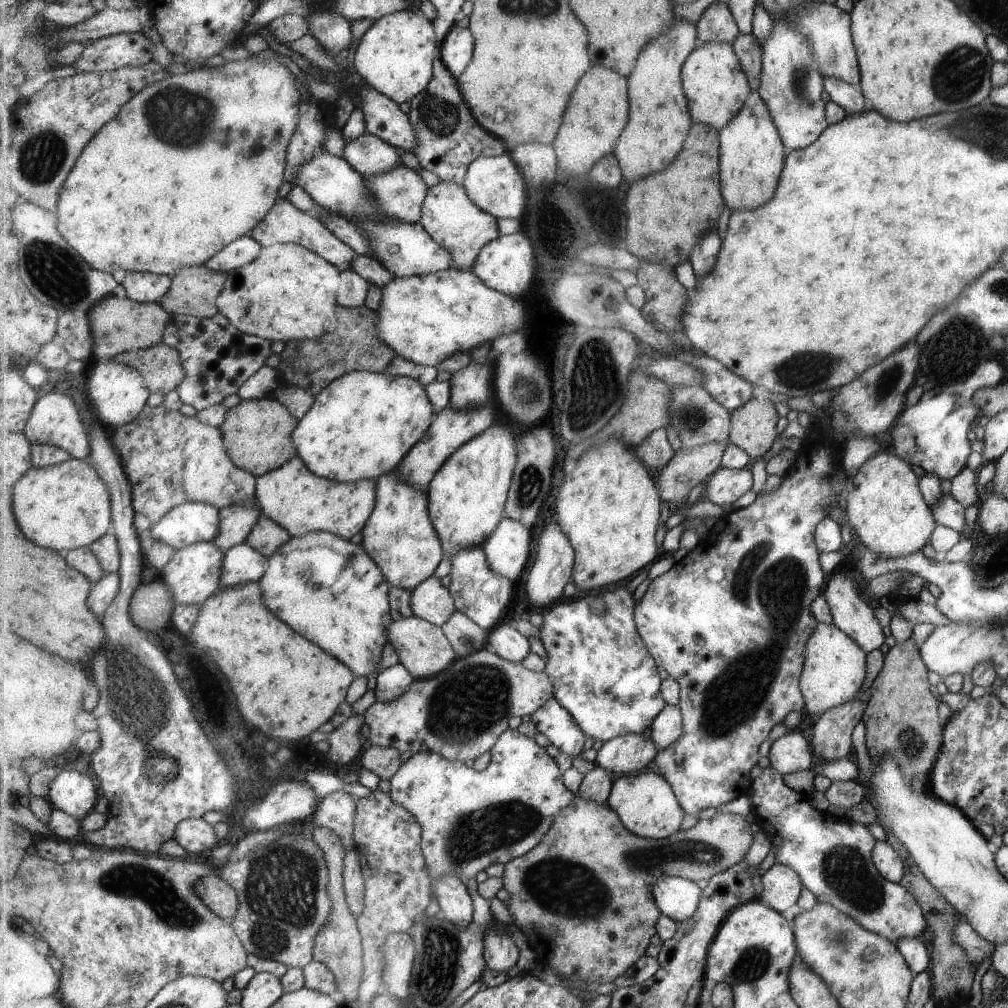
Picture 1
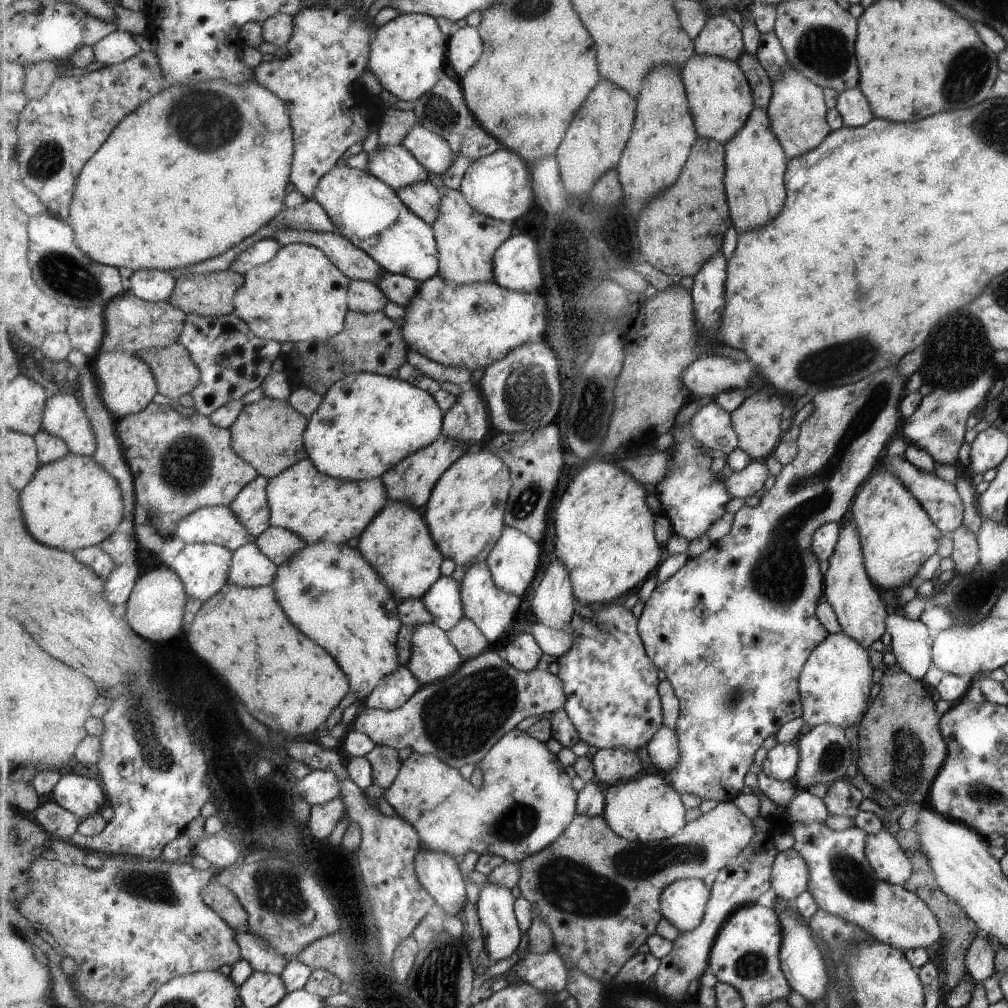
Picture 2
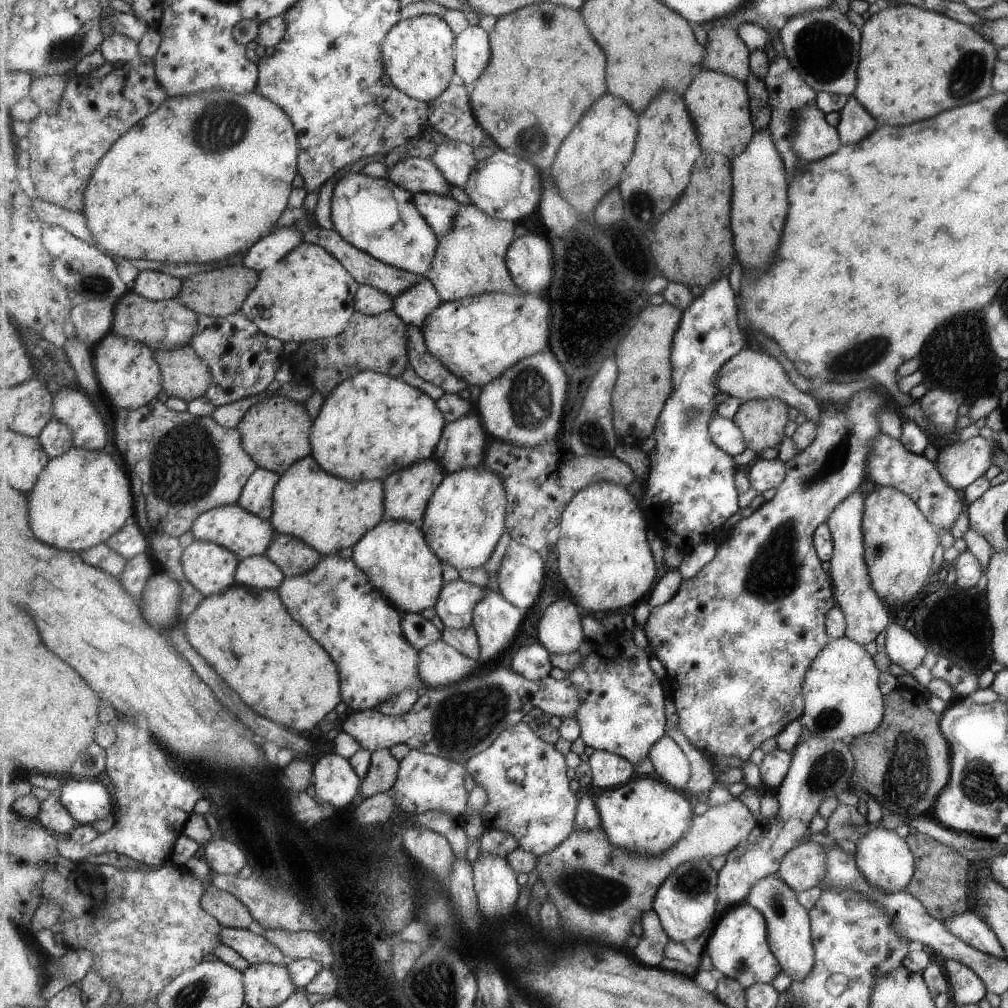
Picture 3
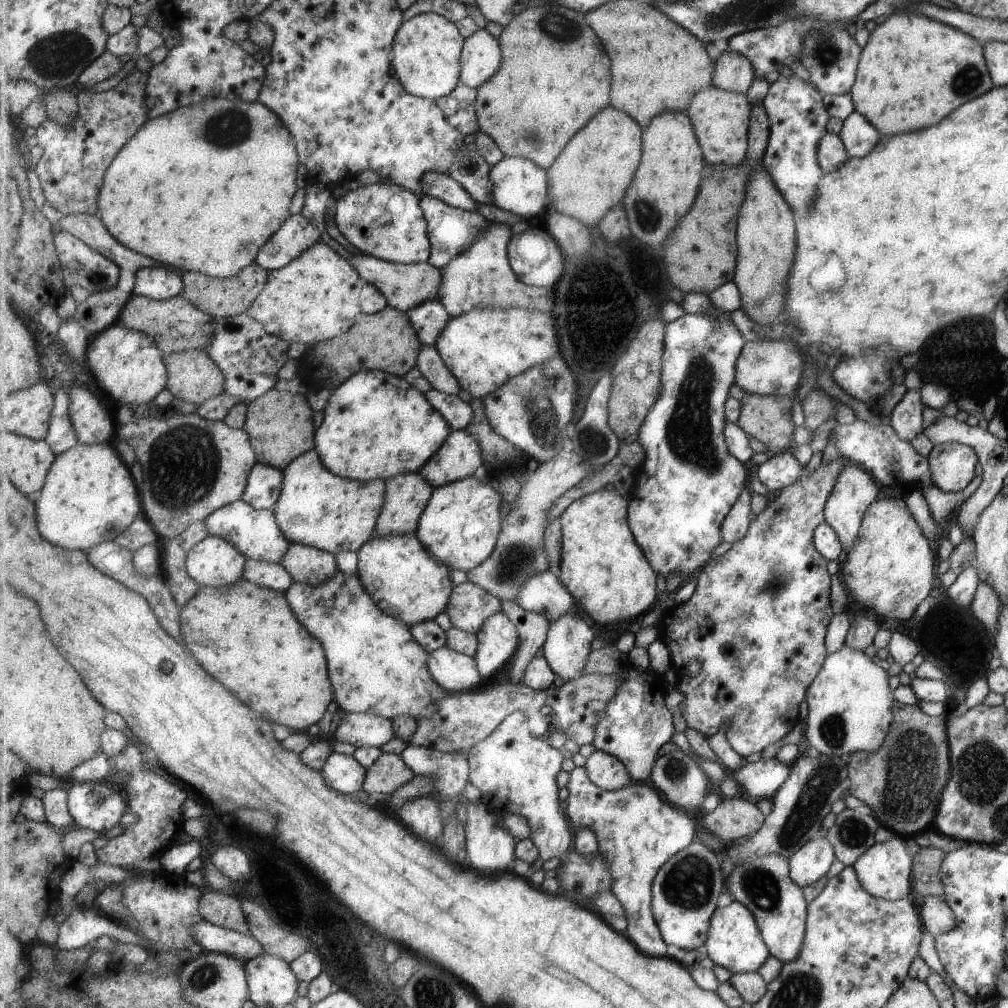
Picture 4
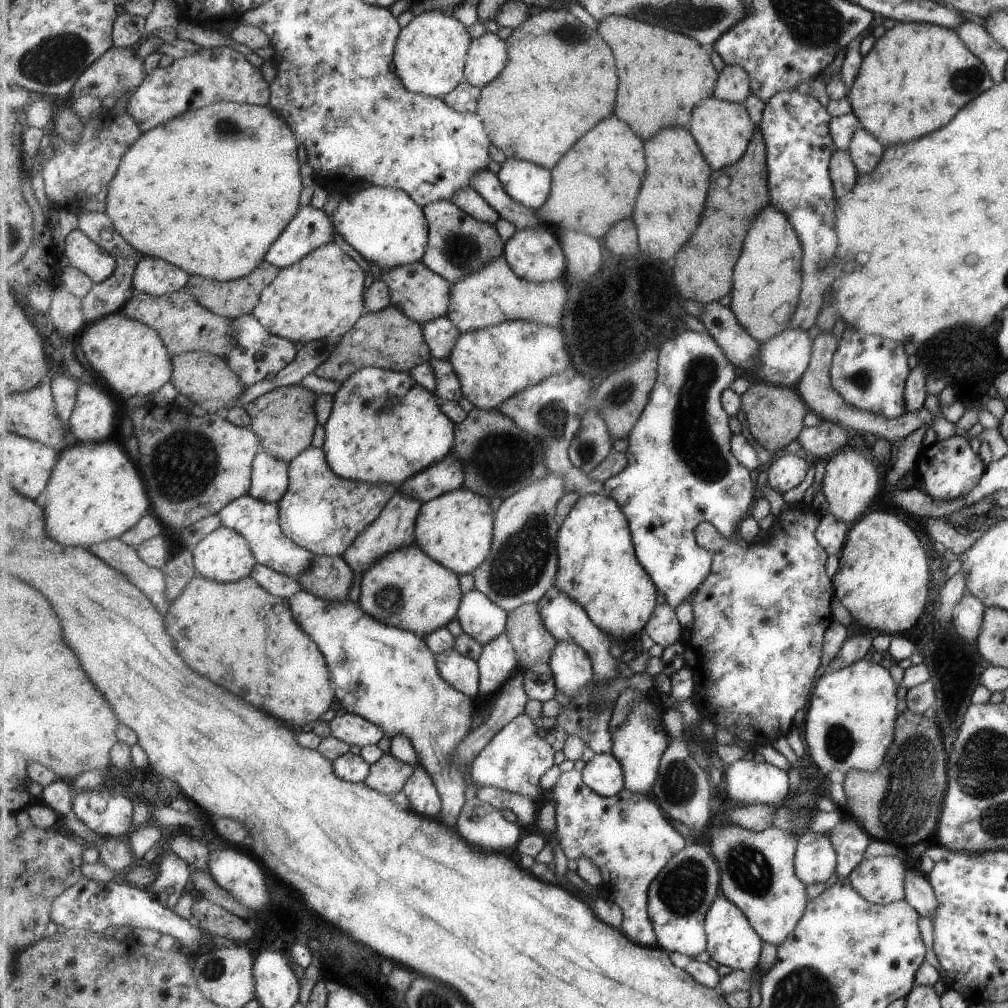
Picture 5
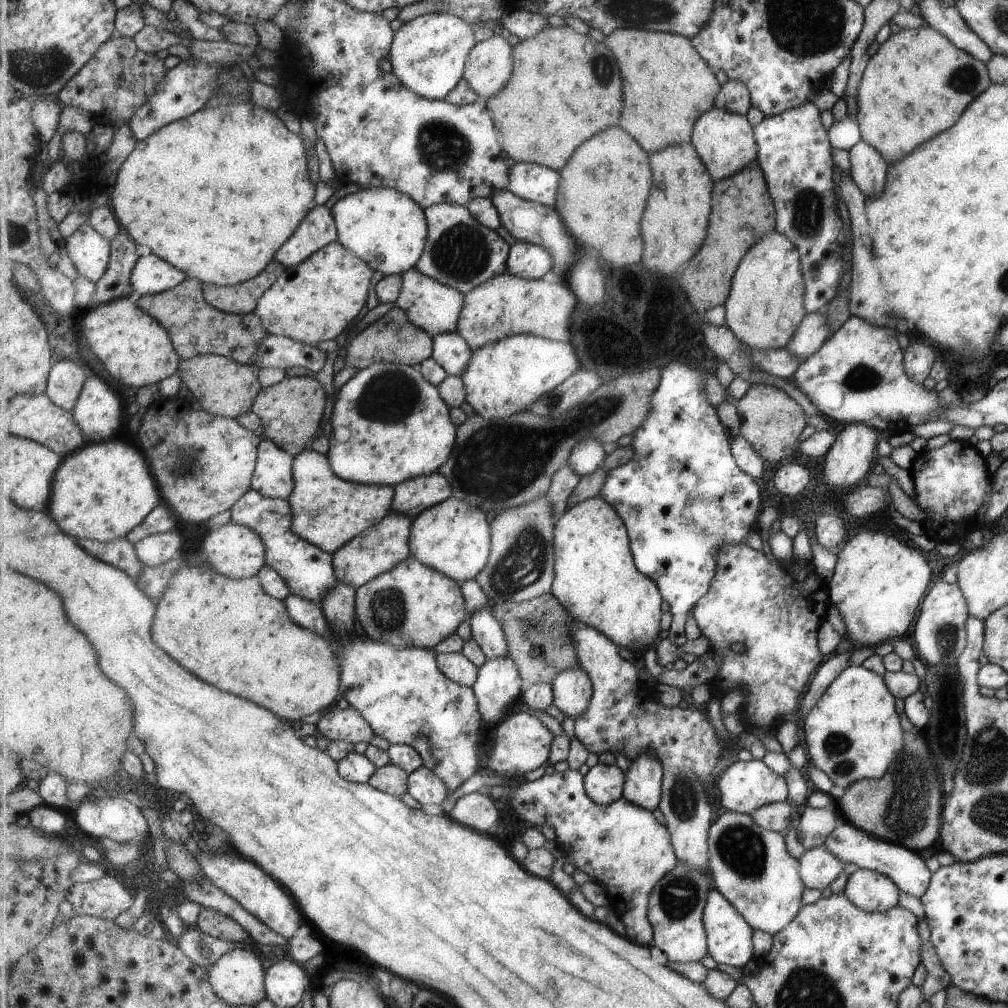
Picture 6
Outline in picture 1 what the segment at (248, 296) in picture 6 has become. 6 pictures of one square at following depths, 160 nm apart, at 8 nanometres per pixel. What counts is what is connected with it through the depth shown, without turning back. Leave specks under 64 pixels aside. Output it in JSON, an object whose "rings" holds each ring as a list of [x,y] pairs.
{"rings":[[[206,264],[185,267],[176,272],[170,291],[158,302],[172,315],[212,317],[220,312],[218,296],[228,273],[211,270]]]}

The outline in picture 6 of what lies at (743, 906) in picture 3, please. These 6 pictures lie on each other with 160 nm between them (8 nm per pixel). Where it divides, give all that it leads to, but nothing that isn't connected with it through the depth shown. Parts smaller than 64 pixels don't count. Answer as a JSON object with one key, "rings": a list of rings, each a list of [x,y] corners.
{"rings":[[[715,888],[709,892],[704,924],[708,937],[708,950],[718,964],[742,969],[747,962],[755,960],[755,930],[747,923],[742,913]]]}

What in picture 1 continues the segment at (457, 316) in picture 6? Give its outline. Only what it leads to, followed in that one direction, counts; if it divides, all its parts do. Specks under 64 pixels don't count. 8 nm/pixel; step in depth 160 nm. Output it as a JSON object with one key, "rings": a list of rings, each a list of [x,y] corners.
{"rings":[[[279,198],[271,212],[250,232],[249,236],[261,242],[264,247],[281,243],[303,245],[313,252],[318,252],[325,260],[331,261],[342,271],[352,269],[354,258],[360,255],[354,248],[335,236],[335,233],[331,232],[331,229],[327,228],[321,219],[315,217],[311,212],[301,212],[285,198]]]}

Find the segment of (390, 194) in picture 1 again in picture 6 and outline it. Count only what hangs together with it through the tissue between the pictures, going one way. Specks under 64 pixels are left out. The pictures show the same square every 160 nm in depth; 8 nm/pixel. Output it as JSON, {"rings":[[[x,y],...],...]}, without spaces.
{"rings":[[[437,203],[426,209],[429,224],[426,250],[416,267],[427,276],[463,295],[508,270],[509,246],[497,230],[480,224],[470,210],[456,203]]]}

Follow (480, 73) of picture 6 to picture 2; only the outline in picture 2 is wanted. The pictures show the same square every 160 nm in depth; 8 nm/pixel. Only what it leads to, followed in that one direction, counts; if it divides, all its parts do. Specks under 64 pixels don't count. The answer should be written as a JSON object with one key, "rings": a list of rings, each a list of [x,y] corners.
{"rings":[[[465,25],[449,38],[448,60],[450,72],[459,79],[464,77],[483,56],[484,38],[477,27]]]}

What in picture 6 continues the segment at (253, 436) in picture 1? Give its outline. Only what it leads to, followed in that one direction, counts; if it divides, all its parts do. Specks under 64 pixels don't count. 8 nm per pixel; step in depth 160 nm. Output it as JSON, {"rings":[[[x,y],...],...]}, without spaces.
{"rings":[[[311,374],[307,376],[285,377],[281,382],[270,387],[263,387],[255,399],[252,411],[261,417],[265,425],[263,437],[274,440],[283,450],[294,457],[307,450],[317,430],[321,426],[325,408],[327,408],[327,392],[321,382]]]}

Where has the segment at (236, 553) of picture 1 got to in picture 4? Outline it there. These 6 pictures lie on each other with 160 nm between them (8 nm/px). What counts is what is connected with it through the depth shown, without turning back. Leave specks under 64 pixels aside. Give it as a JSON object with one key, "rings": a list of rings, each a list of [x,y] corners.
{"rings":[[[248,559],[243,579],[275,591],[285,592],[294,584],[294,578],[281,563]]]}

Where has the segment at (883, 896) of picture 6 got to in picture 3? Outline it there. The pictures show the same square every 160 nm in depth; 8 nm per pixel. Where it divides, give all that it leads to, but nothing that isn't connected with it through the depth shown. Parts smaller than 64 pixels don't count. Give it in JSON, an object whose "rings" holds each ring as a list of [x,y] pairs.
{"rings":[[[883,826],[870,827],[869,832],[855,843],[855,847],[855,864],[858,866],[859,872],[865,877],[867,884],[873,885],[883,893],[893,894],[905,890],[914,874],[913,856],[905,841],[893,829]]]}

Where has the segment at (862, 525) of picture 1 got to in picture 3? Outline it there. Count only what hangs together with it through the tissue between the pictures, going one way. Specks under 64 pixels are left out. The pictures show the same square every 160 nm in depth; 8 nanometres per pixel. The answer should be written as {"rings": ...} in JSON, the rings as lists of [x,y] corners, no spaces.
{"rings":[[[882,486],[877,490],[868,491],[866,498],[866,510],[863,511],[863,540],[865,544],[864,557],[866,558],[866,568],[870,578],[870,587],[879,597],[890,600],[895,598],[895,604],[909,602],[915,594],[921,592],[925,580],[929,578],[931,572],[931,556],[937,542],[937,534],[933,526],[926,518],[921,516],[922,511],[915,506],[911,497],[902,493],[899,489]]]}

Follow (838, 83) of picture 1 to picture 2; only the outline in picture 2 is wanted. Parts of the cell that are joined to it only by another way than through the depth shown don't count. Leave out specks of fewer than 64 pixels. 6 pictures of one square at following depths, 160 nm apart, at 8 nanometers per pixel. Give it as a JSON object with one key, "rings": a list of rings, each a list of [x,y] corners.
{"rings":[[[857,86],[838,93],[835,108],[845,127],[858,127],[873,118],[867,99]]]}

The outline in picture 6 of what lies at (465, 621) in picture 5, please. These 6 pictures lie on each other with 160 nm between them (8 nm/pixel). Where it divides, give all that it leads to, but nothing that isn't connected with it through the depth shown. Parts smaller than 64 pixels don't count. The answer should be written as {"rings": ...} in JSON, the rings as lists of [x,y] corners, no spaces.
{"rings":[[[494,605],[485,606],[466,618],[471,622],[473,639],[481,646],[488,658],[499,658],[510,654],[503,624],[493,614]]]}

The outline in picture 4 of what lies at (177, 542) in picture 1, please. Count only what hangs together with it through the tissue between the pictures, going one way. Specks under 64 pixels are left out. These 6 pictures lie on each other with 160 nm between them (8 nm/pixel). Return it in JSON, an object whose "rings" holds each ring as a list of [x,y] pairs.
{"rings":[[[245,500],[236,501],[226,505],[219,511],[213,512],[205,520],[205,524],[207,524],[210,535],[219,536],[230,541],[247,559],[281,563],[287,555],[287,550],[291,548],[291,543],[279,527],[274,510],[258,510],[253,508],[251,504],[247,504]]]}

